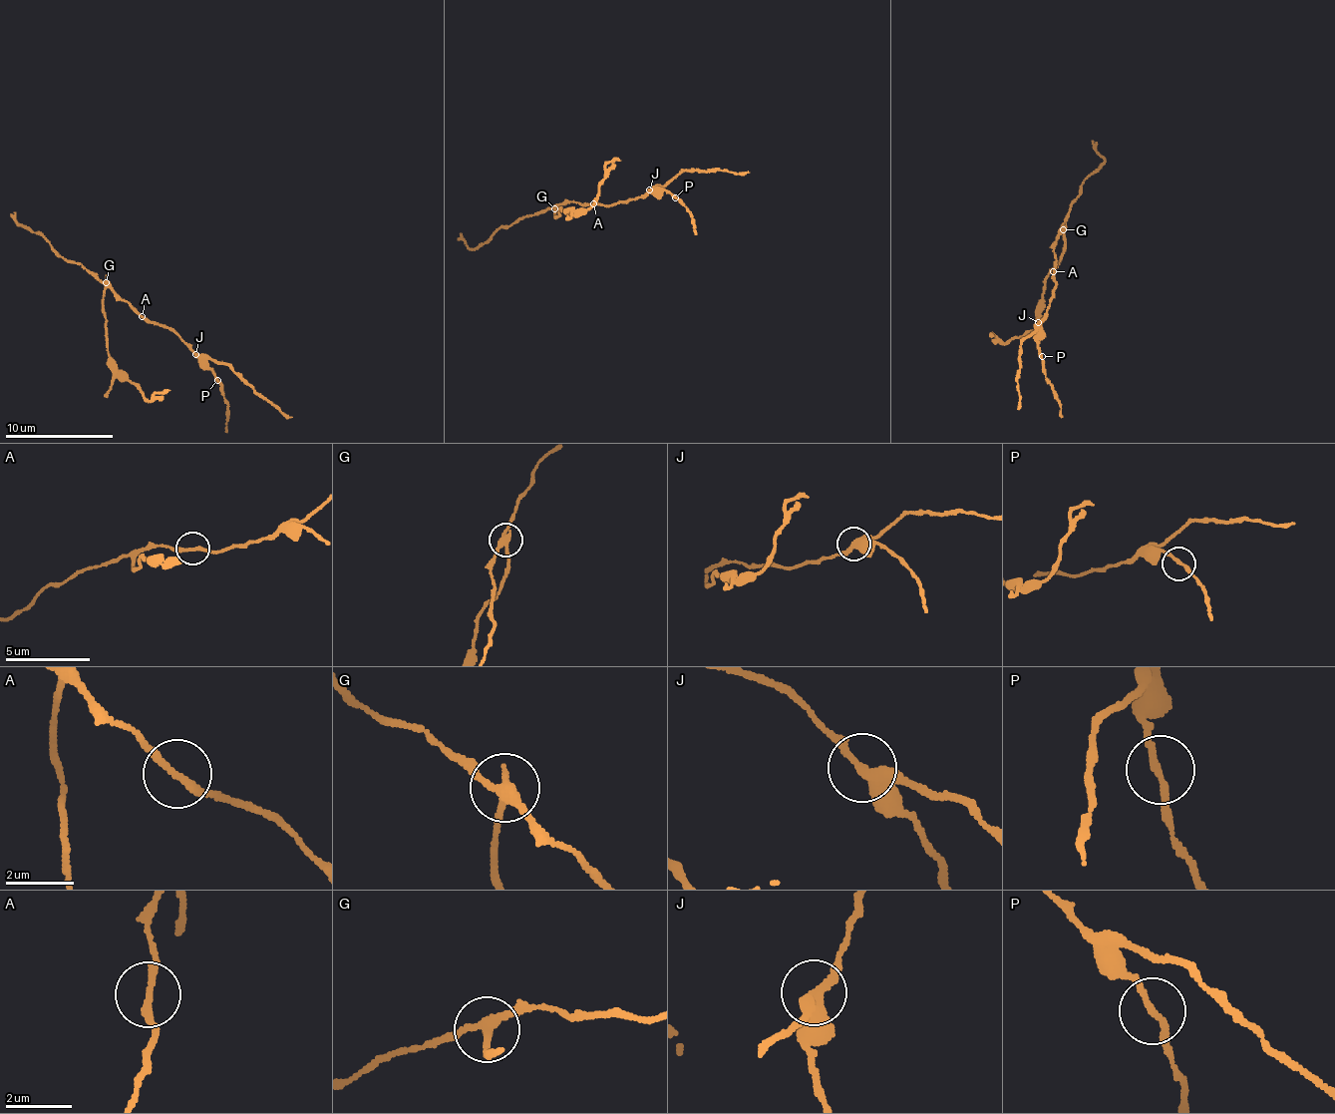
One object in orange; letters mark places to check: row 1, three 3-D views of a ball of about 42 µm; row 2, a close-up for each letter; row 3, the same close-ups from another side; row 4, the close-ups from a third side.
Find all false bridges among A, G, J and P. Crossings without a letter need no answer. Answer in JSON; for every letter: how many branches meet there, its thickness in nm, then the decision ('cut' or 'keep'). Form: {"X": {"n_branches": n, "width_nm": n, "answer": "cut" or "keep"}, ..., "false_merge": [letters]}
{"A": {"n_branches": 2, "width_nm": 200, "answer": "keep"}, "G": {"n_branches": 3, "width_nm": 240, "answer": "cut"}, "J": {"n_branches": 3, "width_nm": 320, "answer": "cut"}, "P": {"n_branches": 2, "width_nm": 190, "answer": "keep"}, "false_merge": ["G", "J"]}

